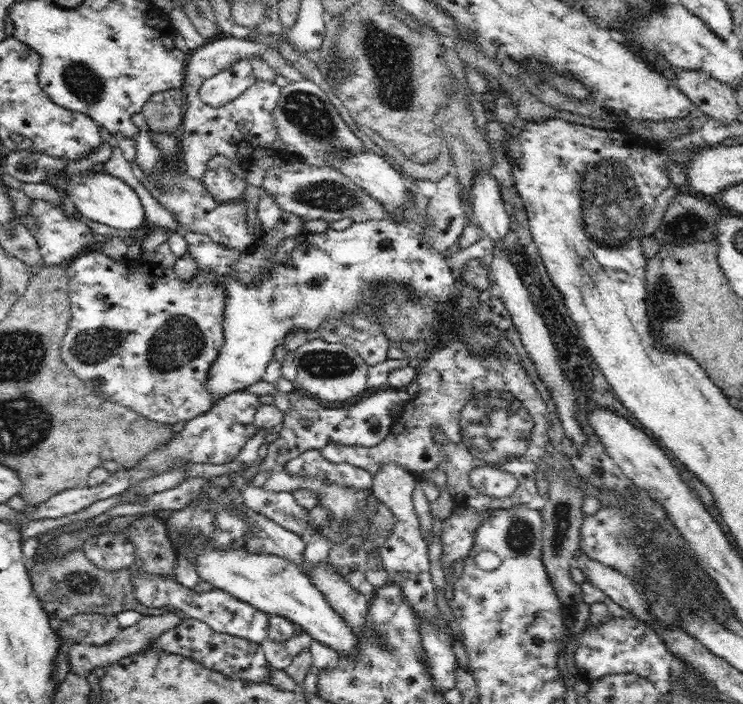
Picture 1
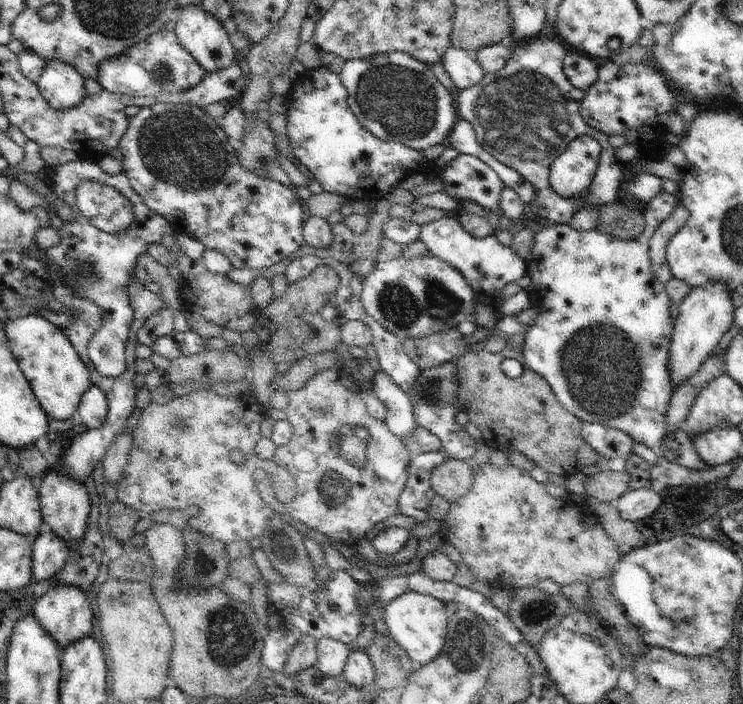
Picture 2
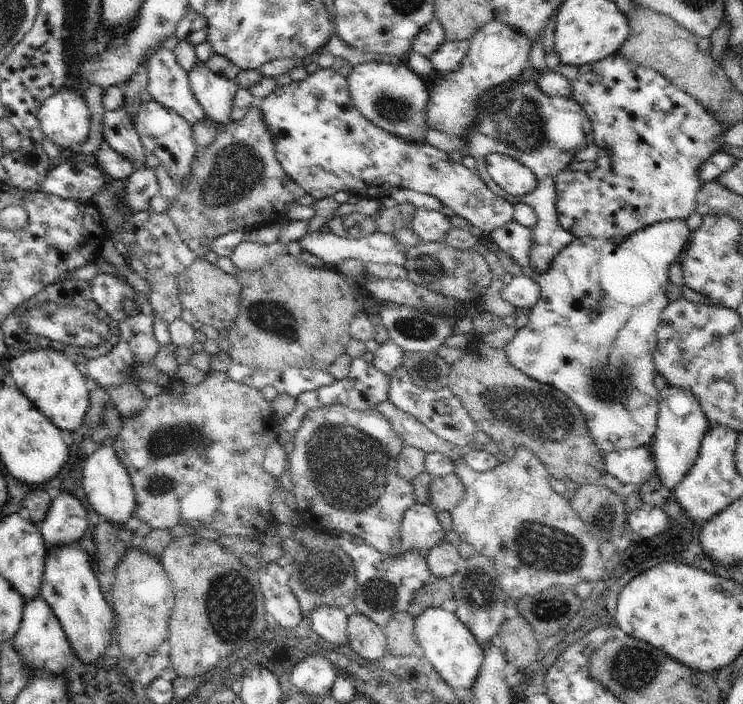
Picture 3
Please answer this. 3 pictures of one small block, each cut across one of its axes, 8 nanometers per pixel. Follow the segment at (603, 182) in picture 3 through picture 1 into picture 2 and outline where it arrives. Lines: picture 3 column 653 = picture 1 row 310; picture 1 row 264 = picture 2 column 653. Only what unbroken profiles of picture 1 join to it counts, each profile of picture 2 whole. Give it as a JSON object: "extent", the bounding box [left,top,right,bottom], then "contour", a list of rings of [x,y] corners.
{"extent":[579,61,679,186],"contour":[[[608,61],[599,67],[598,78],[585,92],[579,111],[584,122],[593,129],[608,136],[620,134],[626,138],[628,144],[635,144],[638,147],[640,154],[630,162],[626,162],[626,167],[623,168],[621,186],[640,173],[644,173],[641,171],[642,165],[639,162],[665,158],[667,152],[663,145],[673,142],[659,118],[660,115],[676,111],[676,105],[679,103],[676,93],[672,87],[669,87],[665,74],[661,73],[656,66],[644,63],[619,66],[613,61]]]}

